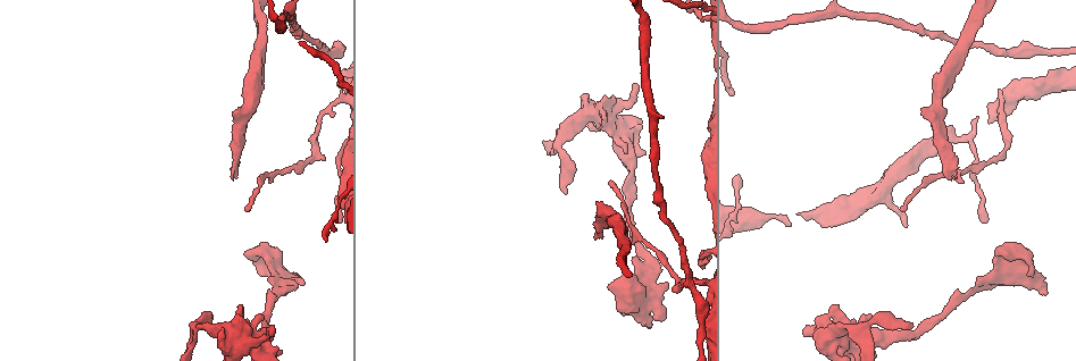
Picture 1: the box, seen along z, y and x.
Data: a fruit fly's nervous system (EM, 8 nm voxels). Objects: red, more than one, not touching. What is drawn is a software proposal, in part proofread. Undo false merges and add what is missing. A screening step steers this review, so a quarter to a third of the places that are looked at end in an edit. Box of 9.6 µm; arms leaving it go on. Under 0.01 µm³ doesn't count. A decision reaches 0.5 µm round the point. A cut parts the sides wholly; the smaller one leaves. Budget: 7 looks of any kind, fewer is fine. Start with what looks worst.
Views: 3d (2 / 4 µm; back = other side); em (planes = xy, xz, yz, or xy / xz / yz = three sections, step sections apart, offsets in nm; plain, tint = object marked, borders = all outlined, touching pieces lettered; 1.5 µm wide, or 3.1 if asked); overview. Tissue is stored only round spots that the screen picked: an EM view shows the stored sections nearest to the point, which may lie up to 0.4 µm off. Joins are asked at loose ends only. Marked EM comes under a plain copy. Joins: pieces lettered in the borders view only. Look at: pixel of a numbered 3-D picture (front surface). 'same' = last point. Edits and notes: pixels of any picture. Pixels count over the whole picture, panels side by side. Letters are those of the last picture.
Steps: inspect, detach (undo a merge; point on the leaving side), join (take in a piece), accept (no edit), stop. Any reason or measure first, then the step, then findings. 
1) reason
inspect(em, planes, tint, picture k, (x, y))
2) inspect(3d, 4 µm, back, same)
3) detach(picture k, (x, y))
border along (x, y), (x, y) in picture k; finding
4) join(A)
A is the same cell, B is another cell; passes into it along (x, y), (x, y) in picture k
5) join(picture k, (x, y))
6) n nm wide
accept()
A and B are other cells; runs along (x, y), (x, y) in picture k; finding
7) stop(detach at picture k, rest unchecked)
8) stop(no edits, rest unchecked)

an open end
inspect(em, yz, step 8, borders, picture 1, (950, 178))

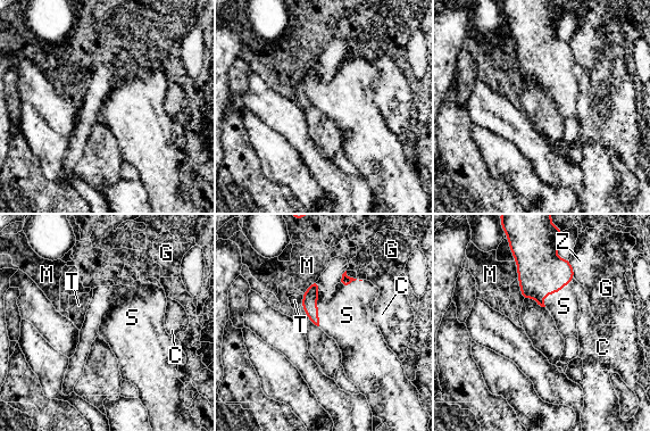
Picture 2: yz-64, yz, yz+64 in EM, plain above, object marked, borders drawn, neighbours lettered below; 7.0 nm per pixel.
join(S)
S is the same cell, C, G, M, T and Z are other cells; passes into it along (540, 272), (555, 291), (564, 306) in picture 2; it goes on there

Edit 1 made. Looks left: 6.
inspect(overview)

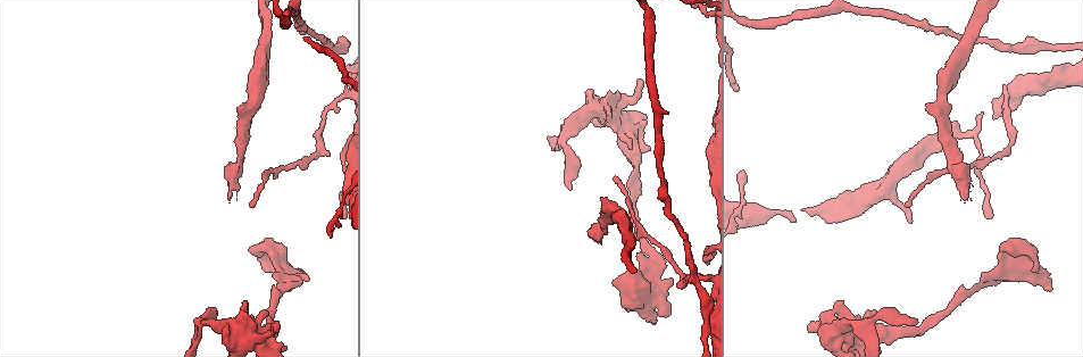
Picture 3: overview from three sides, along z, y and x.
an open end
inspect(3d, 4 µm, picture 3, (606, 199))

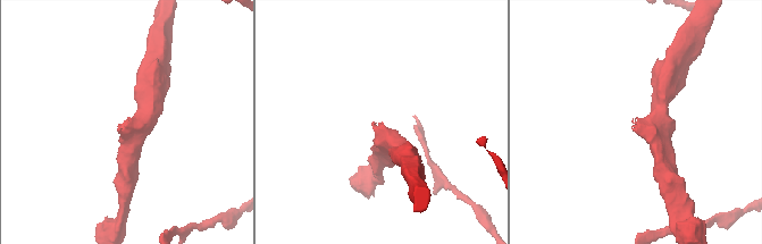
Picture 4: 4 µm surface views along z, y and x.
inspect(em, xz, step 4, borders, picture 4, (381, 125))

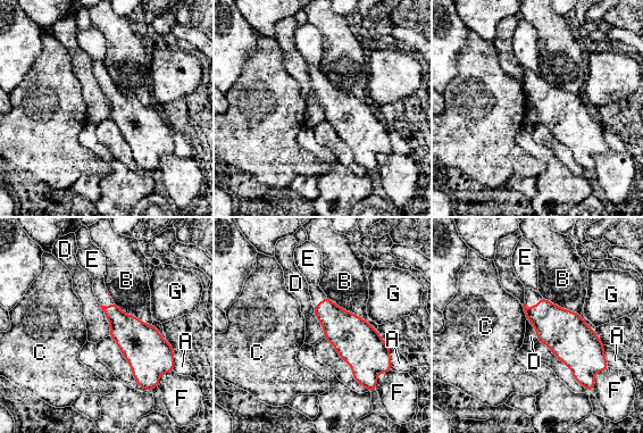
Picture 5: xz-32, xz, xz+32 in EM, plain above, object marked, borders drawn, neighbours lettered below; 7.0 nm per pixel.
inspect(em, planes, borders, same)

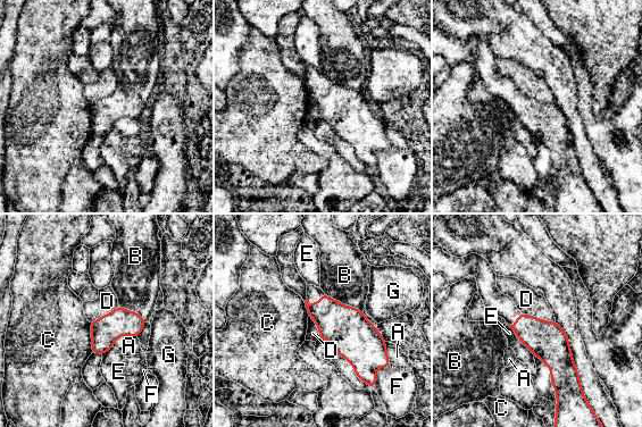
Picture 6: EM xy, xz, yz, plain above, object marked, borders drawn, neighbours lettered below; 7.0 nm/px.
accept()
A, B, C, D, E, F and G are other cells; border along (324, 292), (363, 312) in picture 6; none of them fits

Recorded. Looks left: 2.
three arms meet
inspect(em, planes, tint, picture 3, (565, 138))

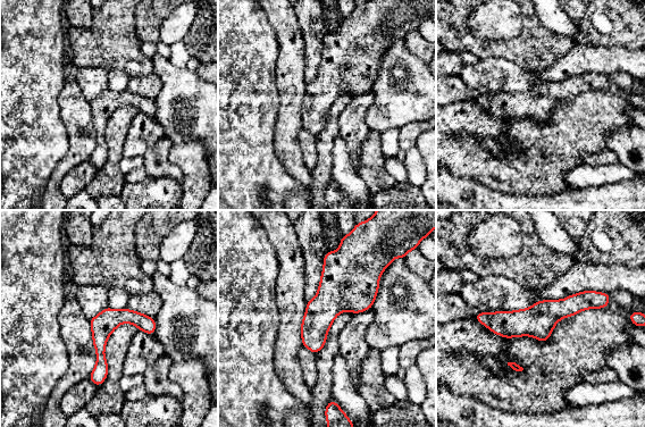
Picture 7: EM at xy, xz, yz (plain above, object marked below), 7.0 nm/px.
inspect(em, planes, borders, same)

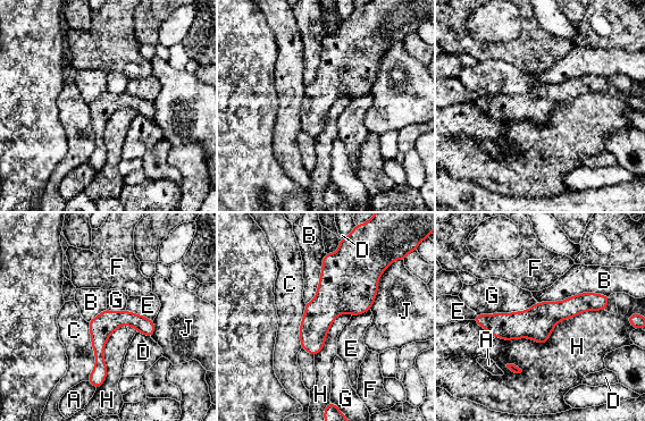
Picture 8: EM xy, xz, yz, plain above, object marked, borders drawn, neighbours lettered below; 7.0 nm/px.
accept()
A, B, C, D, E, F, G, H and J are other cells; border along (604, 310), (543, 343), (474, 321) in picture 8; continuous, no second neuron

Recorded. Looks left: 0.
stop(join at picture 2, rest unchecked)

